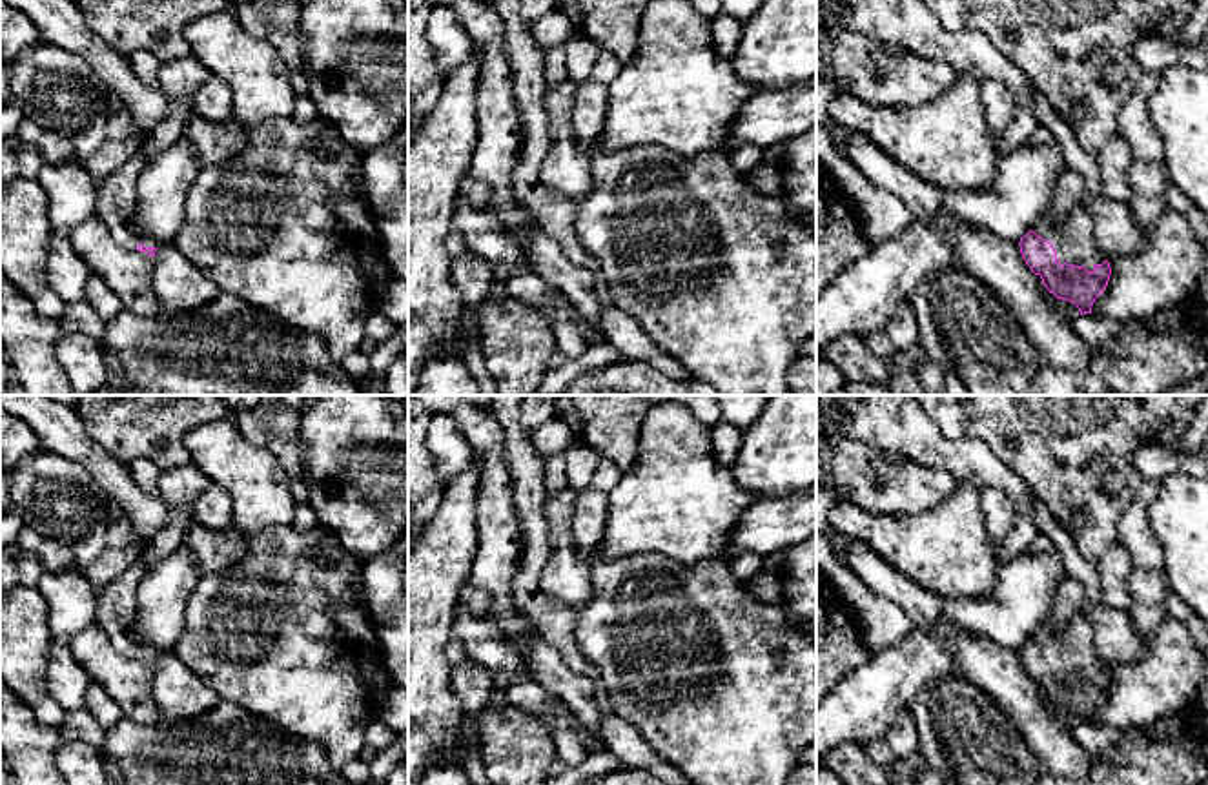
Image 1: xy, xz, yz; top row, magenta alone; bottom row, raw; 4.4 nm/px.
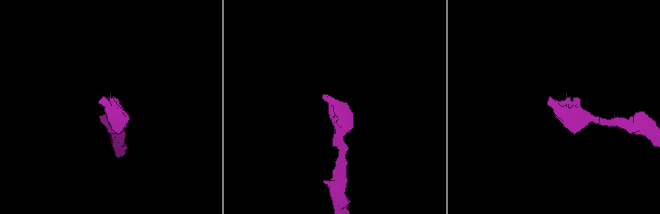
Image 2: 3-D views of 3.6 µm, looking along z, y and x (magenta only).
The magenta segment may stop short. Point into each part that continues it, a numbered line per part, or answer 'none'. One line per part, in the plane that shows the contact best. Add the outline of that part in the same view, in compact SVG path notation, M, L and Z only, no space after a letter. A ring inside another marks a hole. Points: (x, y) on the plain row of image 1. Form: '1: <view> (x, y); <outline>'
1: yz (1072, 645); M1049 616L1033 630L1035 639L1044 648L1051 650L1057 659L1057 670L1084 674L1093 679L1095 672L1102 672L1102 659L1093 647L1091 625L1084 617L1071 619L1057 634L1049 628Z

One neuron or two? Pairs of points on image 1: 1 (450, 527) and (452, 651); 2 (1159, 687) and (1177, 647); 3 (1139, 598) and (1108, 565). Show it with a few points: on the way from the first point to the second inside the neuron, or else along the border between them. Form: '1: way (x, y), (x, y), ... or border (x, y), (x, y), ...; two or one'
1: border (449, 638), (445, 658), (450, 669); two
2: way (1167, 678), (1174, 669), (1174, 656); one
3: border (1134, 567), (1128, 578), (1126, 612); two

